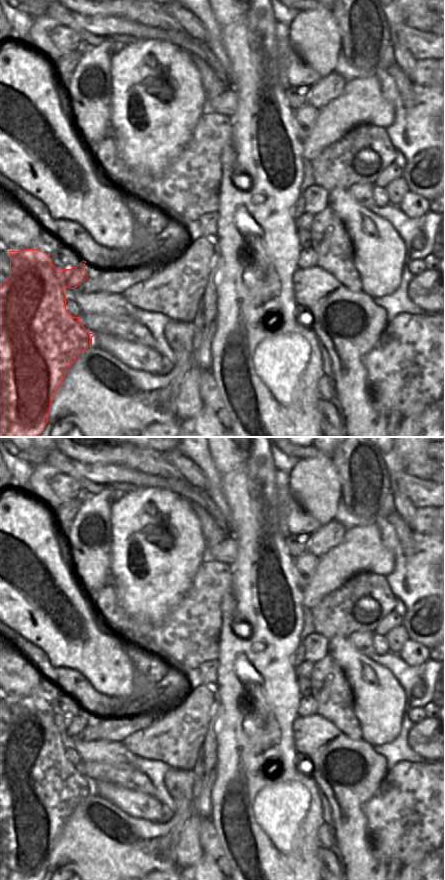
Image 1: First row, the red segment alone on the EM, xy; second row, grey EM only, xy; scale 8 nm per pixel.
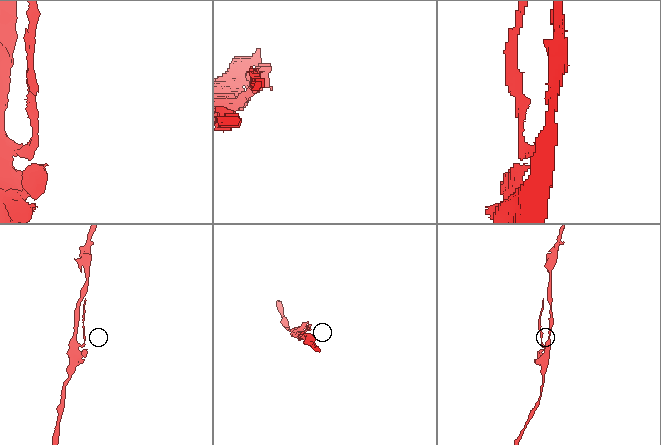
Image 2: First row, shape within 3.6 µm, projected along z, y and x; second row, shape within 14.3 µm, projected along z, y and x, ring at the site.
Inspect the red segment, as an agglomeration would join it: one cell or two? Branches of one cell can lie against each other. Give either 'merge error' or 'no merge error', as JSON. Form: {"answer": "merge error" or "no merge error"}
{"answer": "merge error"}

